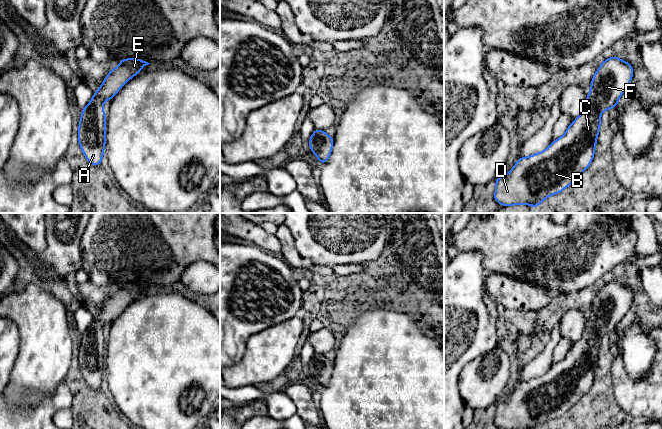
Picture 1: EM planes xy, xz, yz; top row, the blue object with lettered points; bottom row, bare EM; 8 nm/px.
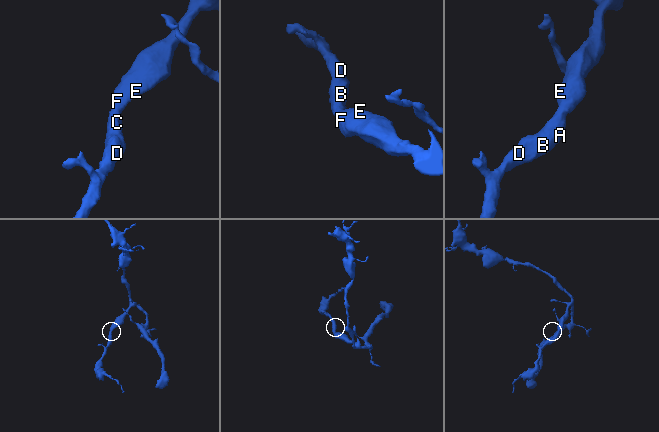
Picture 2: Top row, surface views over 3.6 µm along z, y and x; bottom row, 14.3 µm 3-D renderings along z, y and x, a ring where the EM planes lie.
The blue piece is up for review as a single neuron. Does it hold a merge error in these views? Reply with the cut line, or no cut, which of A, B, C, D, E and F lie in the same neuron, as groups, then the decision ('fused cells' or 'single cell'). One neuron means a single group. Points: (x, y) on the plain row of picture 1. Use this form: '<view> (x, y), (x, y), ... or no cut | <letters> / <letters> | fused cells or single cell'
no cut | A B C D E F | single cell

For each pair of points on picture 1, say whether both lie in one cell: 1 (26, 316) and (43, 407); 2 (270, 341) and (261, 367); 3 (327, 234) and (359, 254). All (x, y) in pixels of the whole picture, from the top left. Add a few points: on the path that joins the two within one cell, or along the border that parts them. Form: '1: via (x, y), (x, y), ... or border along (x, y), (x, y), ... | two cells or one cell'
1: border along (59, 382), (32, 403), (26, 390), (19, 402) | two cells
2: via (270, 347), (270, 351), (263, 361) | one cell
3: via (335, 236), (343, 244), (350, 244), (352, 246) | one cell

